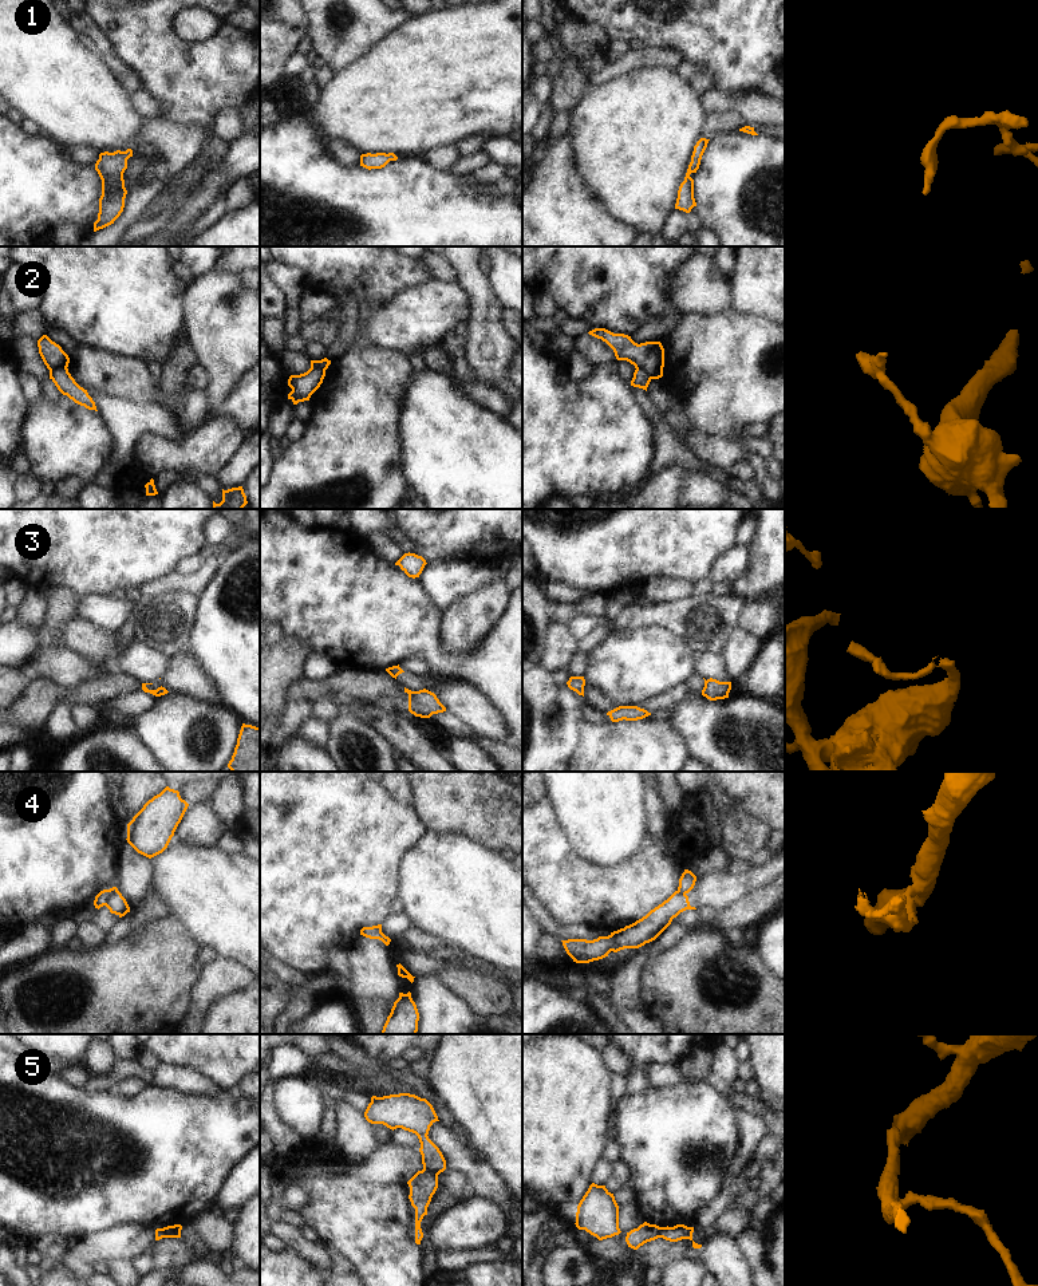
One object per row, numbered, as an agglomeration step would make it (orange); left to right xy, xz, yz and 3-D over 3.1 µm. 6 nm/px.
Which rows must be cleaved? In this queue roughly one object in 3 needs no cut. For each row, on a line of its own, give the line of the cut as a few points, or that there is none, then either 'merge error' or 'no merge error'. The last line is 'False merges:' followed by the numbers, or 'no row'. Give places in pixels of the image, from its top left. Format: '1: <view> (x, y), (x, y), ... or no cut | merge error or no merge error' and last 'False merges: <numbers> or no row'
1: no cut | no merge error
2: yz (636, 367), (642, 367), (651, 378) | merge error
3: xz (415, 691), (409, 695) | merge error
4: xy (117, 890), (103, 904) | merge error
5: xz (423, 1168), (437, 1175) | merge error
False merges: 2, 3, 4, 5

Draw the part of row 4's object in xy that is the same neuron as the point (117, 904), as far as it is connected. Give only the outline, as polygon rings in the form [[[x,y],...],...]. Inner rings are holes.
[[[114,891],[106,900],[104,904],[111,914],[118,915],[119,918],[125,916],[127,912],[130,912],[130,907],[126,902],[126,899],[122,896],[119,891]]]

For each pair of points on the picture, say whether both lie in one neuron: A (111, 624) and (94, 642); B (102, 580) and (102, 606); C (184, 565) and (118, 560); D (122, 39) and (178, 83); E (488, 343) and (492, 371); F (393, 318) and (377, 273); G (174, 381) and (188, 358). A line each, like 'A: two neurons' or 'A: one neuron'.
A: two neurons
B: two neurons
C: two neurons
D: one neuron
E: one neuron
F: two neurons
G: one neuron

